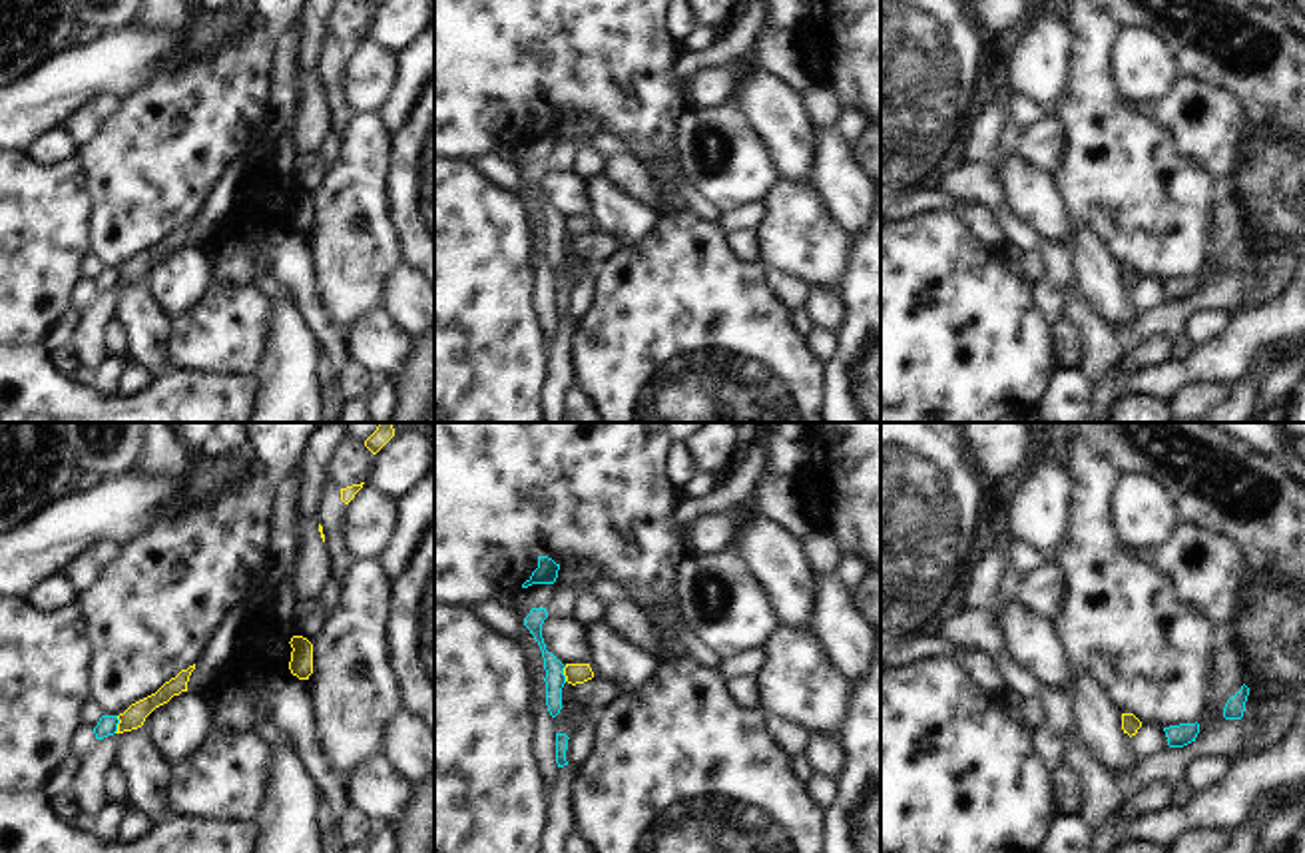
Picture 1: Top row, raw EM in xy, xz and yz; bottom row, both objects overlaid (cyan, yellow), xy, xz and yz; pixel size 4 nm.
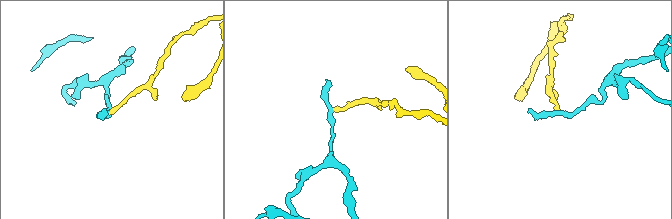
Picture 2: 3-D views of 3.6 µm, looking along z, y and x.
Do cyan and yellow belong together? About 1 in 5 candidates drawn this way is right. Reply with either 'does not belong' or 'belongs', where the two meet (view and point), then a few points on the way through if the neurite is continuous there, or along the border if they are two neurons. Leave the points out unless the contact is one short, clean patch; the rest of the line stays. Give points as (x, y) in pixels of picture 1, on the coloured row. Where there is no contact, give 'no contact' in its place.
does not belong | xy (118, 722)

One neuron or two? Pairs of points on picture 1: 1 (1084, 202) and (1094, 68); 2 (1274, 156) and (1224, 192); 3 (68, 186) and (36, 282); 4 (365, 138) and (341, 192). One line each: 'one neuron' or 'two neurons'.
1: one neuron
2: two neurons
3: one neuron
4: one neuron

